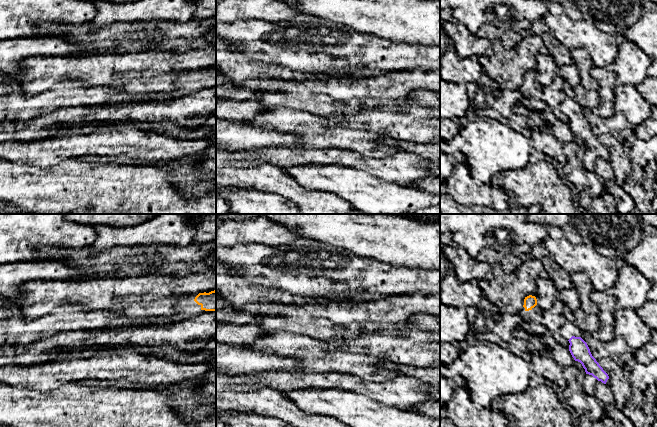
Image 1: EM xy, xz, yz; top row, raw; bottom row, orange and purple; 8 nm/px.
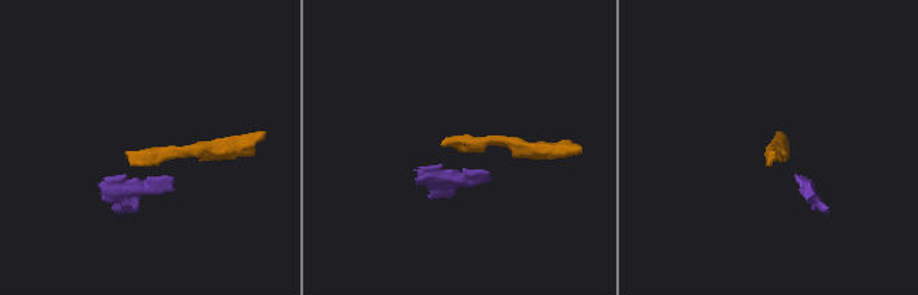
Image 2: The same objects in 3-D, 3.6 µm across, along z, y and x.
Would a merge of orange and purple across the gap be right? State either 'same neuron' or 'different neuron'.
different neuron

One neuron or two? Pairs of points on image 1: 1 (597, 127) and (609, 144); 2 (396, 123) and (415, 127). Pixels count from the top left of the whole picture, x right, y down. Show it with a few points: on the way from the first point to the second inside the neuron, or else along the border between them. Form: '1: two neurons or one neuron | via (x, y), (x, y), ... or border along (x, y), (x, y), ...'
1: two neurons | border along (598, 135), (611, 133), (622, 144)
2: one neuron | via (401, 126), (410, 127)

